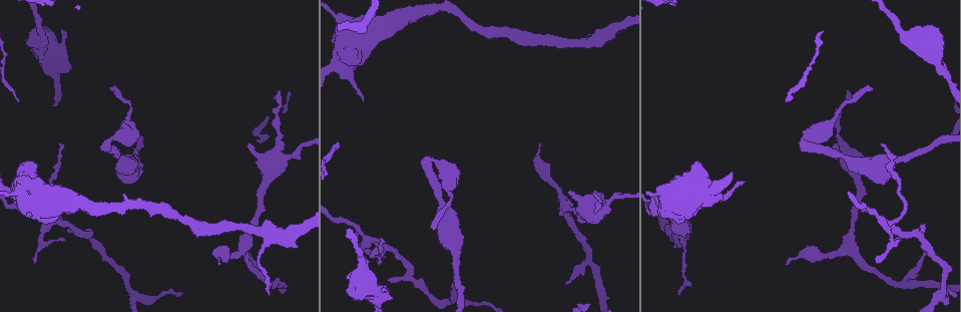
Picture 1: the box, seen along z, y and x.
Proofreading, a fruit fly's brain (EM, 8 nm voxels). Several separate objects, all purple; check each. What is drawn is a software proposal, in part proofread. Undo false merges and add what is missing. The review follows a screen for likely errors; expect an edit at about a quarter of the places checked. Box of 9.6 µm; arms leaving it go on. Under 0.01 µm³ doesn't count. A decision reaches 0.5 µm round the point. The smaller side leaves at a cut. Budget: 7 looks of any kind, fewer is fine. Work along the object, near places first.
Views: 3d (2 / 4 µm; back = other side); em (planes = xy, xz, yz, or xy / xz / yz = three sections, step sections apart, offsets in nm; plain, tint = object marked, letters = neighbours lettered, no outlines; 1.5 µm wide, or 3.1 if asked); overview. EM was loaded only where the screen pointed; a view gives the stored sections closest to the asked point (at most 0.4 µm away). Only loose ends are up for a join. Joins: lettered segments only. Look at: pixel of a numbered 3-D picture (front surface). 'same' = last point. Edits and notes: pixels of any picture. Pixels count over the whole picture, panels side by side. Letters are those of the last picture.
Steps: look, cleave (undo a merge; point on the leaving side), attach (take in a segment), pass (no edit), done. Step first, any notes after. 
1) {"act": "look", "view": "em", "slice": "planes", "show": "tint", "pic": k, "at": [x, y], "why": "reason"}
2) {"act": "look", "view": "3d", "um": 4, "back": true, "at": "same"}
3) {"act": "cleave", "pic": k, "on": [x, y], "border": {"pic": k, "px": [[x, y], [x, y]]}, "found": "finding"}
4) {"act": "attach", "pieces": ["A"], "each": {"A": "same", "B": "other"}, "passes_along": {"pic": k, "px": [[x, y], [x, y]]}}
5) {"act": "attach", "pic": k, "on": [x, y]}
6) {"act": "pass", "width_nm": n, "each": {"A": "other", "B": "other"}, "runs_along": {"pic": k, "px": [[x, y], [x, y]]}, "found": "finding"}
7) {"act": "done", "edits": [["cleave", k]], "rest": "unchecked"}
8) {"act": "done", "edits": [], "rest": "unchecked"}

{"act": "look", "view": "em", "slice": "xy", "step": 4, "show": "tint", "pic": 1, "at": [871, 88], "why": "long arm stops here"}

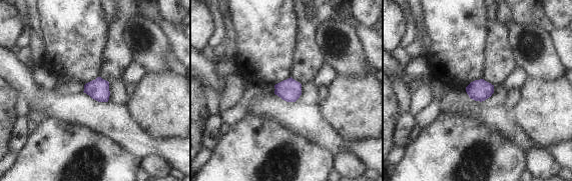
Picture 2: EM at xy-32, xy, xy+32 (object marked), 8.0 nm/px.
{"act": "look", "view": "em", "slice": "planes", "show": "letters", "at": "same"}

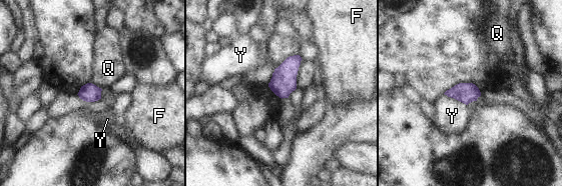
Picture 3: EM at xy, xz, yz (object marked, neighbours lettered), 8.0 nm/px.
{"act": "pass", "width_nm": 150, "each": {"F": "other", "Q": "other", "Y": "other"}, "border": {"pic": 3, "px": [[91, 82], [101, 89]]}, "found": "no lettered segment goes on from it"}

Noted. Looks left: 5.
{"act": "look", "view": "em", "slice": "planes", "show": "plain", "pic": 1, "at": [61, 30], "why": "an open end"}

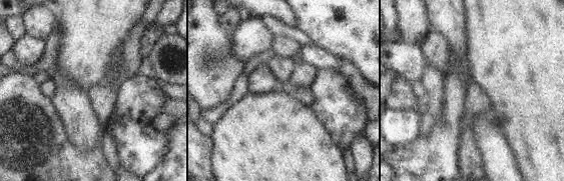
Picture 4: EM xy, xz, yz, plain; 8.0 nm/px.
{"act": "look", "view": "em", "slice": "planes", "show": "letters", "at": "same"}

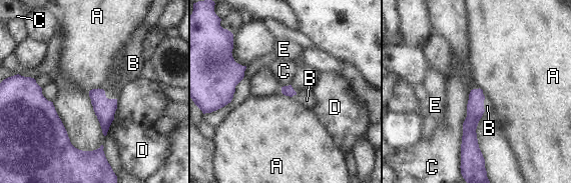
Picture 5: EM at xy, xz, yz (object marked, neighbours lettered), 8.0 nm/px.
{"act": "attach", "pieces": ["B"], "each": {"A": "other", "B": "same", "C": "other", "D": "other", "E": "other"}, "found": "the neuron continues"}

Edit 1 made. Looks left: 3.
{"act": "look", "view": "em", "slice": "xz", "step": 4, "show": "tint", "pic": 1, "at": [595, 212], "why": "branch stops here"}

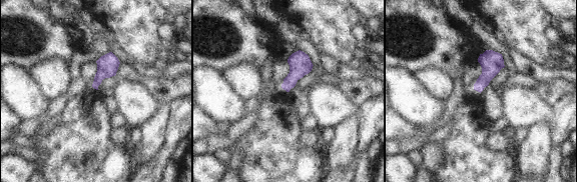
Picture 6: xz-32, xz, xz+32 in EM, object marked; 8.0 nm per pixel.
{"act": "look", "view": "em", "slice": "yz", "step": 4, "show": "letters", "at": "same", "why": "cut it another way"}

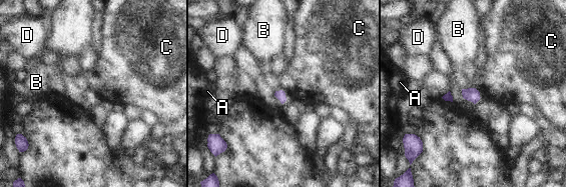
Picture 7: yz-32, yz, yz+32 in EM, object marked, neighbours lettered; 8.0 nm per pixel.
{"act": "pass", "each": {"A": "other", "B": "other", "C": "other", "D": "other"}, "border": {"pic": 7, "px": [[281, 89], [287, 99]]}, "found": "none of them fits"}

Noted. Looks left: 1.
{"act": "done", "edits": [["attach", 5]], "rest": "unchecked"}

